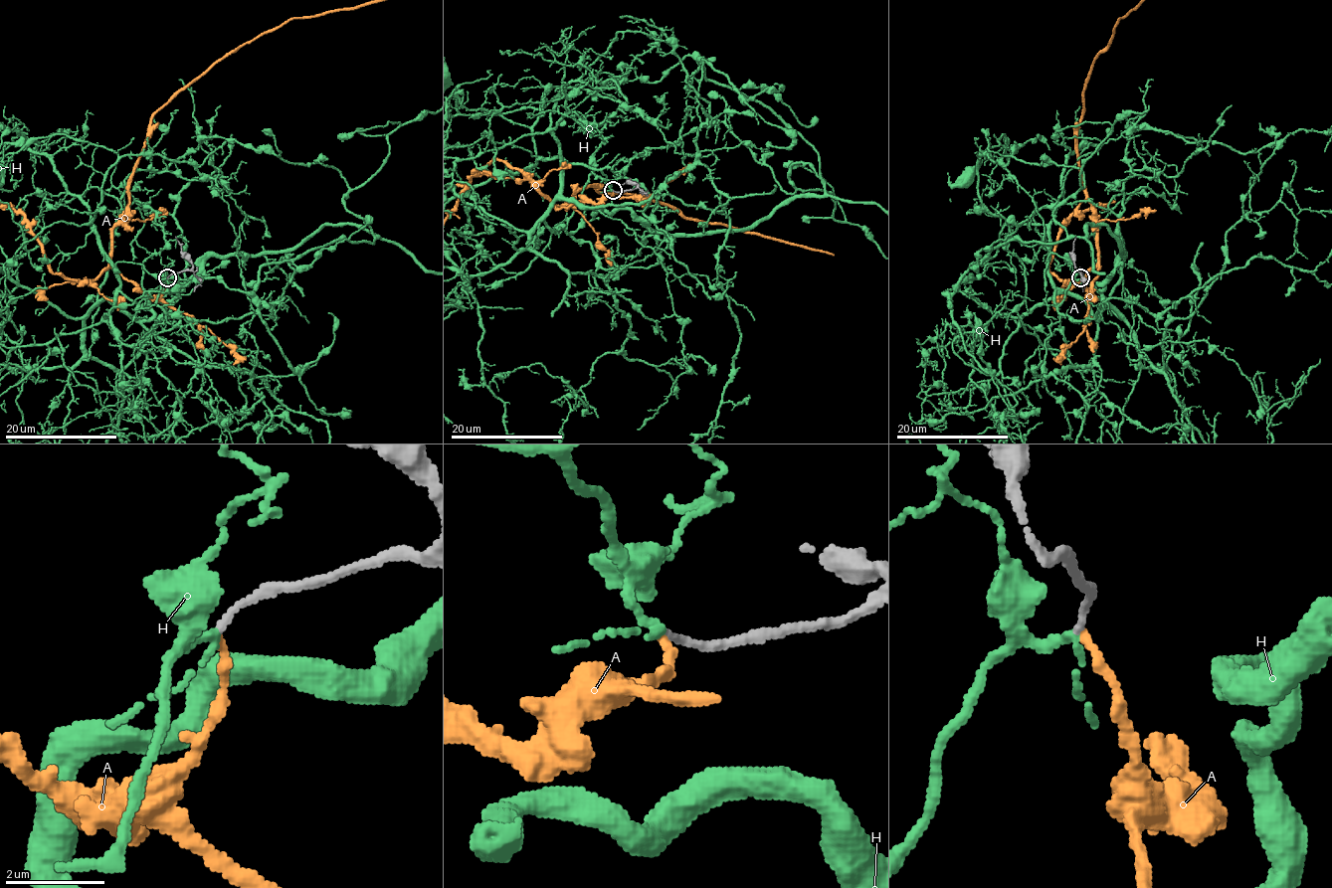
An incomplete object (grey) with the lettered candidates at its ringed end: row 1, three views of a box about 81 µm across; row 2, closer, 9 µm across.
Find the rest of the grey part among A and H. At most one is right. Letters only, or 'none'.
H

